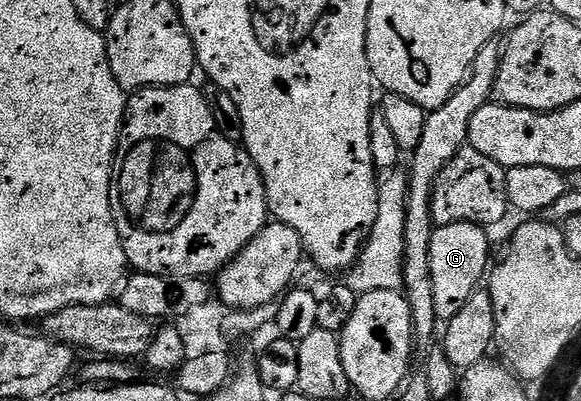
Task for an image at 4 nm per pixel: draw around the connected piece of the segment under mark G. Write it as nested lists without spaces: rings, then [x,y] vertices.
[[[453,223],[434,228],[428,258],[432,260],[432,293],[436,296],[439,320],[449,321],[456,317],[456,313],[468,305],[468,297],[483,286],[491,266],[490,239],[486,235],[489,235],[487,228],[475,223]]]

